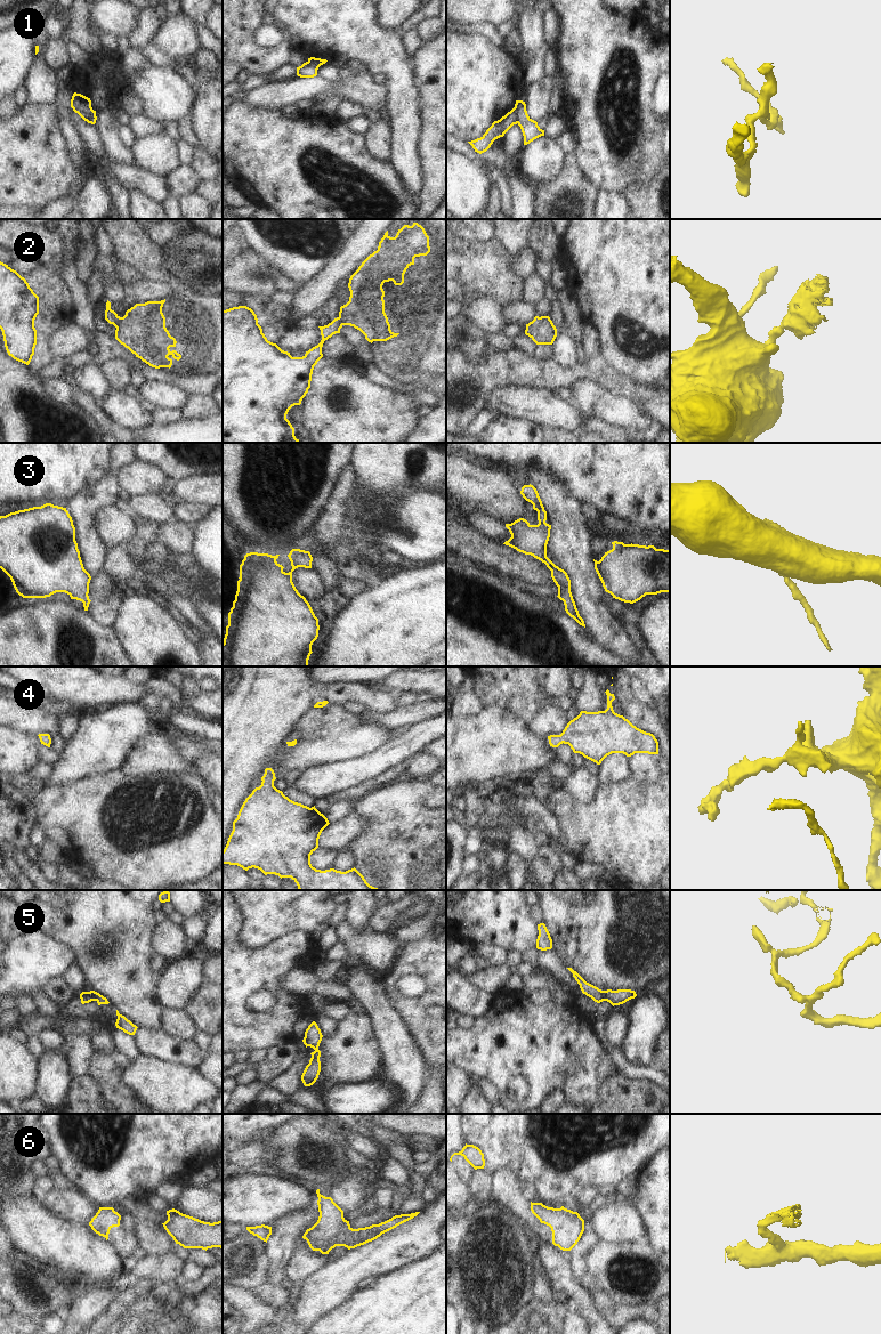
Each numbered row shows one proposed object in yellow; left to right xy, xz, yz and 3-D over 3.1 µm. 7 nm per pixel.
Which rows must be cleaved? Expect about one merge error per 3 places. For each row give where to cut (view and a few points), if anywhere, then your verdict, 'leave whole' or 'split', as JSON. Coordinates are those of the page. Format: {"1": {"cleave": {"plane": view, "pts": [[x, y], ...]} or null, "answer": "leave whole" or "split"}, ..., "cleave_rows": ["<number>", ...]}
{"1": {"cleave": {"plane": "yz", "pts": [[514, 107], [518, 122]]}, "answer": "split"}, "2": {"cleave": {"plane": "xy", "pts": [[121, 317], [114, 325]]}, "answer": "split"}, "3": {"cleave": null, "answer": "leave whole"}, "4": {"cleave": null, "answer": "leave whole"}, "5": {"cleave": {"plane": "xy", "pts": [[91, 991], [94, 1000]]}, "answer": "split"}, "6": {"cleave": null, "answer": "leave whole"}, "cleave_rows": ["1", "2", "5"]}

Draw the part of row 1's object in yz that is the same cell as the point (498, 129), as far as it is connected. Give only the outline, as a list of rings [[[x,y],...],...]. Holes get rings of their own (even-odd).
[[[515,108],[508,112],[500,120],[494,121],[492,126],[486,130],[486,132],[475,140],[468,142],[475,152],[482,154],[486,152],[493,142],[500,137],[503,137],[504,134],[514,126],[518,123],[518,116]]]

